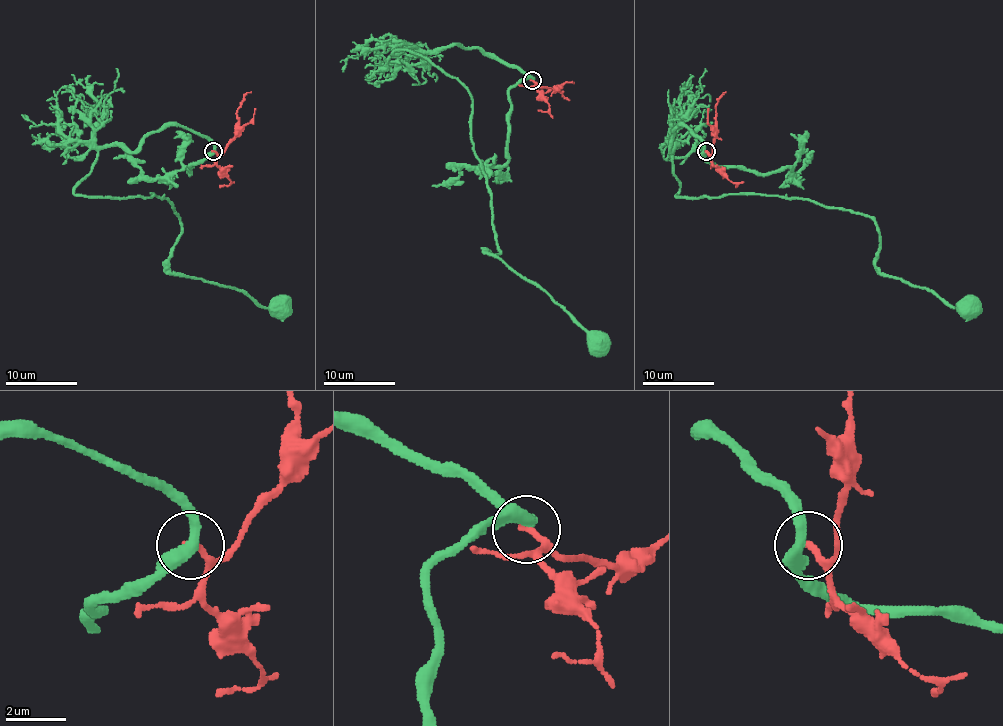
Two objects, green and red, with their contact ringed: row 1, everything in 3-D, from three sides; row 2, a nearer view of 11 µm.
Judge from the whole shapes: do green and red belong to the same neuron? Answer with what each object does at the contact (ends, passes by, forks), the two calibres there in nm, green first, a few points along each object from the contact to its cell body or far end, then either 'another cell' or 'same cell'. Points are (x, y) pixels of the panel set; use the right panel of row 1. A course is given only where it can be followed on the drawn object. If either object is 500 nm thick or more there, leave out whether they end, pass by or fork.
green passes by; red ends there; 400 nm thick on the green side, 200 nm on the other; green runs (704, 151), (685, 126), (674, 129), (676, 195), (779, 195), (863, 213), (878, 231), (883, 274), (969, 306); red runs (706, 151), (710, 154), (713, 151), (715, 108), (726, 92); another cell

